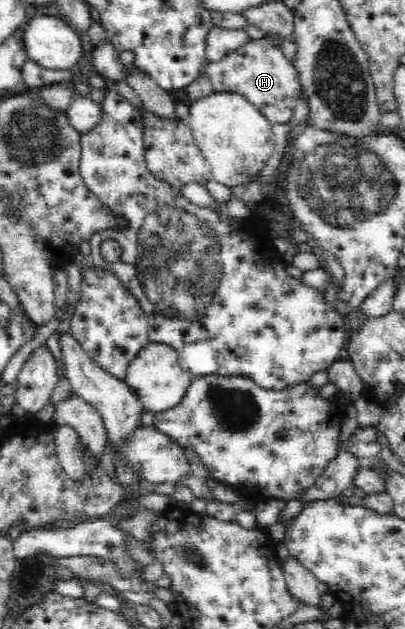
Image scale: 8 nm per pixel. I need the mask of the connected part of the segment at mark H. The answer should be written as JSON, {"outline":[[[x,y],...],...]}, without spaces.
{"outline":[[[278,37],[251,39],[218,62],[210,62],[205,58],[198,76],[208,77],[214,94],[232,93],[244,96],[272,126],[286,124],[293,116],[301,92],[299,75],[292,62],[284,56],[280,44]]]}

